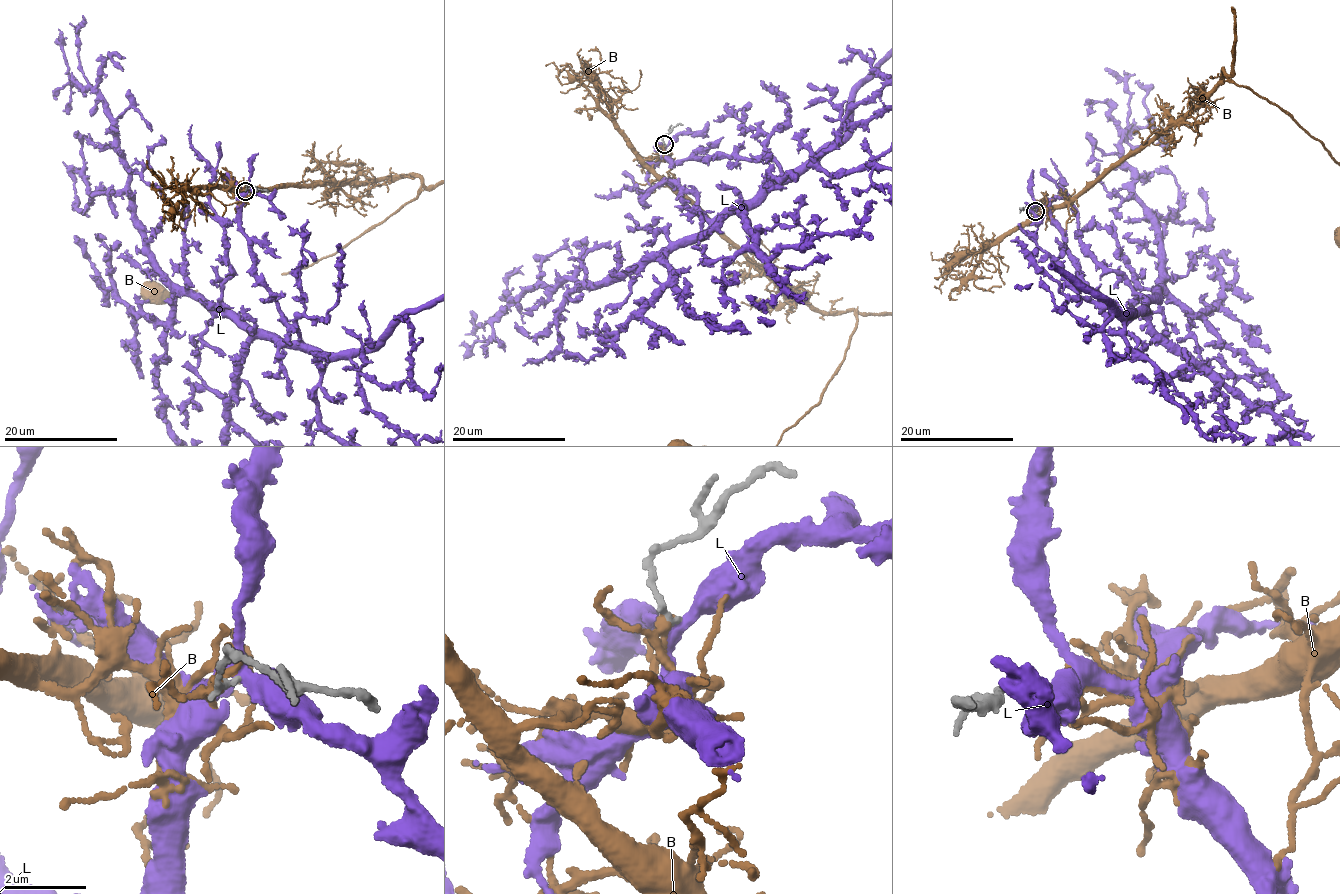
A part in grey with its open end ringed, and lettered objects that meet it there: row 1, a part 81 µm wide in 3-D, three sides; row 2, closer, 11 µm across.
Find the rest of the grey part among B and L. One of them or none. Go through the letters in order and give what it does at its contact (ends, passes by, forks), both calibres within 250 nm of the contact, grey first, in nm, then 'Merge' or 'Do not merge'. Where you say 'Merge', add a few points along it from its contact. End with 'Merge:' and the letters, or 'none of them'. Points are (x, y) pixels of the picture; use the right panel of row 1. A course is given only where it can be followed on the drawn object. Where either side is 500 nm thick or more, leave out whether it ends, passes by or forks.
B: It forks there. Thickness 160 nm (grey) against 160 nm. Do not merge
L: It forks there. Thickness 150 nm (grey) against 320 nm. Do not merge
Merge: none of them

